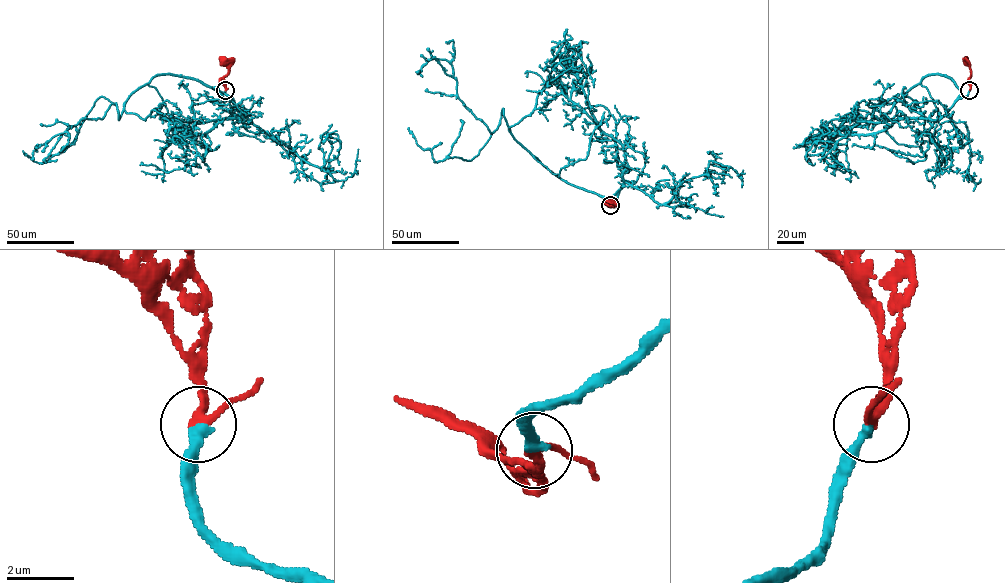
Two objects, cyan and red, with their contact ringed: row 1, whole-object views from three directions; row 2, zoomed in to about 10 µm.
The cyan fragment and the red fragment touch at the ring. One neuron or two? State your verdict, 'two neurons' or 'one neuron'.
one neuron

